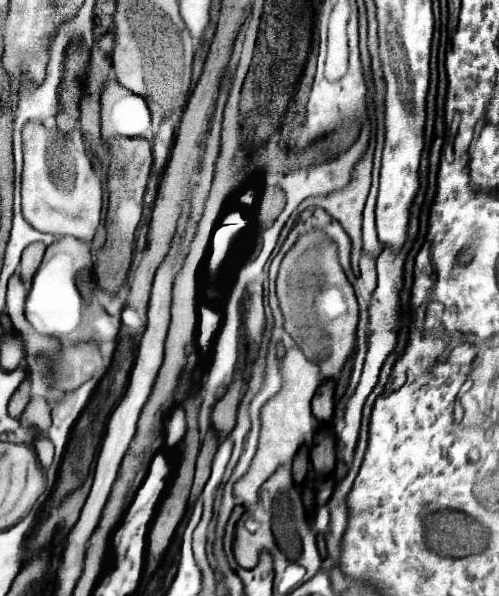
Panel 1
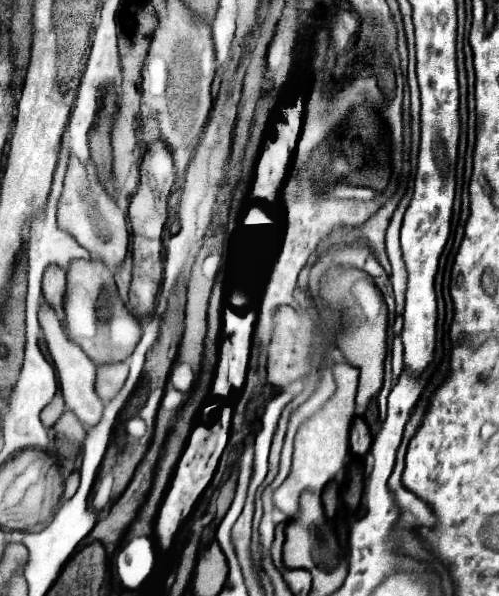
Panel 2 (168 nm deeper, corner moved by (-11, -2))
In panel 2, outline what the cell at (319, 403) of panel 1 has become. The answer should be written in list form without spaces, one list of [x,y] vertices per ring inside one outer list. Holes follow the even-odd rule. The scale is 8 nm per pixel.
[[[355,419],[353,429],[351,429],[351,451],[357,457],[365,457],[371,449],[371,431],[369,425],[363,419]]]

